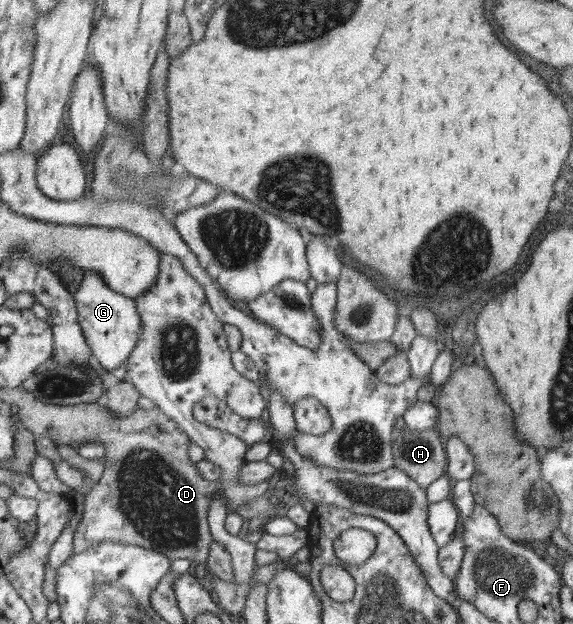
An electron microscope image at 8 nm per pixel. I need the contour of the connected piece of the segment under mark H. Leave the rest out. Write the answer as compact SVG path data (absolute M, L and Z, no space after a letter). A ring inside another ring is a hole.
M405 425L394 433L393 452L396 466L424 489L447 474L446 442L436 428L420 433Z

